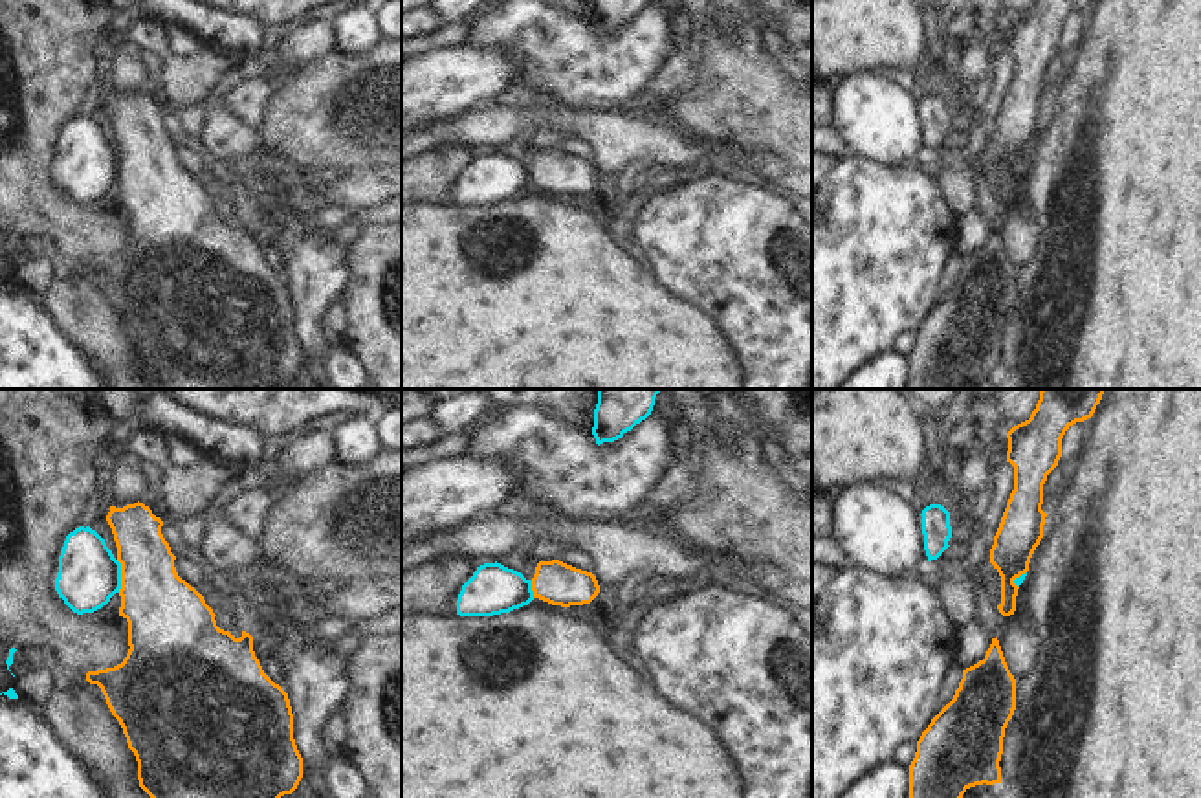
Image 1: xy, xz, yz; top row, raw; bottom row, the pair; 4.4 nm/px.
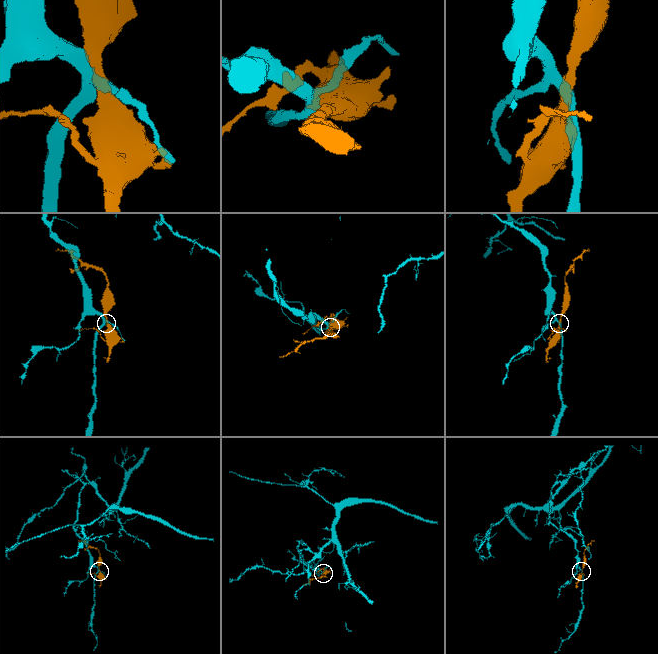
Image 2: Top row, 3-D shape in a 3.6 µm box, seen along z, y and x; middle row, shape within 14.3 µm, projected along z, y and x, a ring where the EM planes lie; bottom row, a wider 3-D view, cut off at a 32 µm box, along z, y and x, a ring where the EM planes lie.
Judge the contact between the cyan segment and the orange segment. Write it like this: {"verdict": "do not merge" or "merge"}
{"verdict": "do not merge"}

